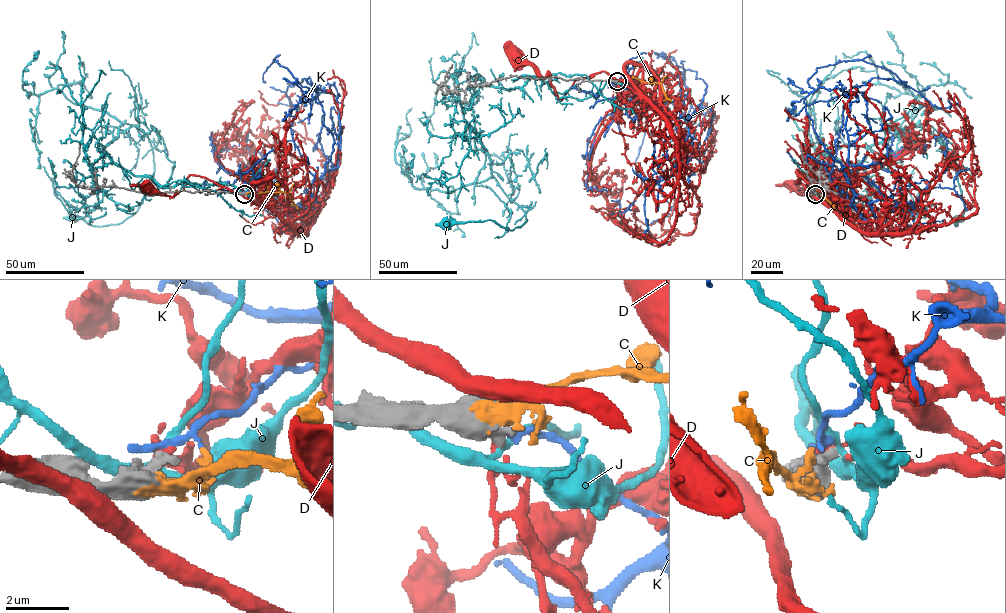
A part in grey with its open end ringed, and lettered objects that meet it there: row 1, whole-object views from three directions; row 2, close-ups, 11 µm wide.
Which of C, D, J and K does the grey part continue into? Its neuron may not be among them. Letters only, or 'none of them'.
C

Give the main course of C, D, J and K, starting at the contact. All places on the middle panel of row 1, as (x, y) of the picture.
C: (617, 81), (636, 77), (657, 82), (671, 101)
D: (617, 82), (624, 93), (638, 95), (601, 71), (577, 79), (561, 100), (550, 74), (543, 78), (518, 58)
J: (617, 82), (577, 99), (534, 77), (483, 83), (470, 101), (476, 133), (526, 220), (443, 224)
K: (617, 82), (668, 117), (713, 113), (688, 119), (658, 184), (672, 214), (650, 224)

